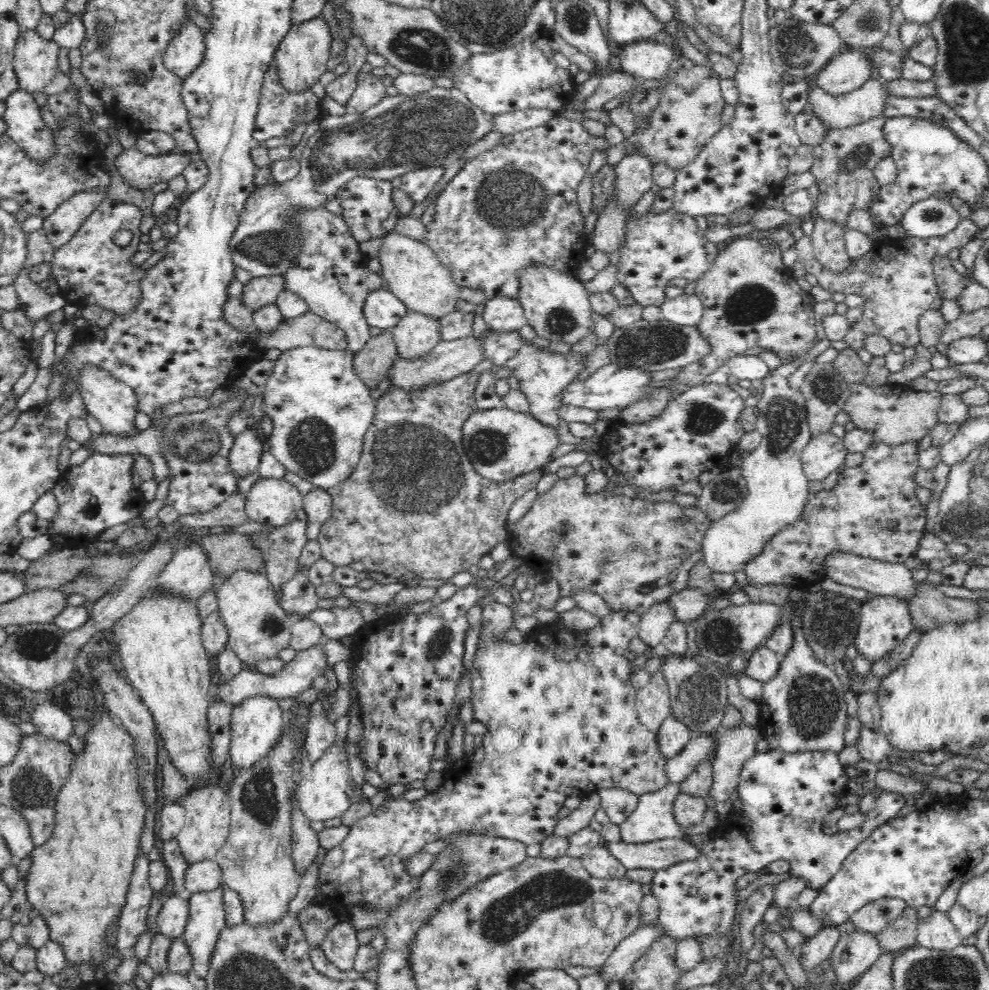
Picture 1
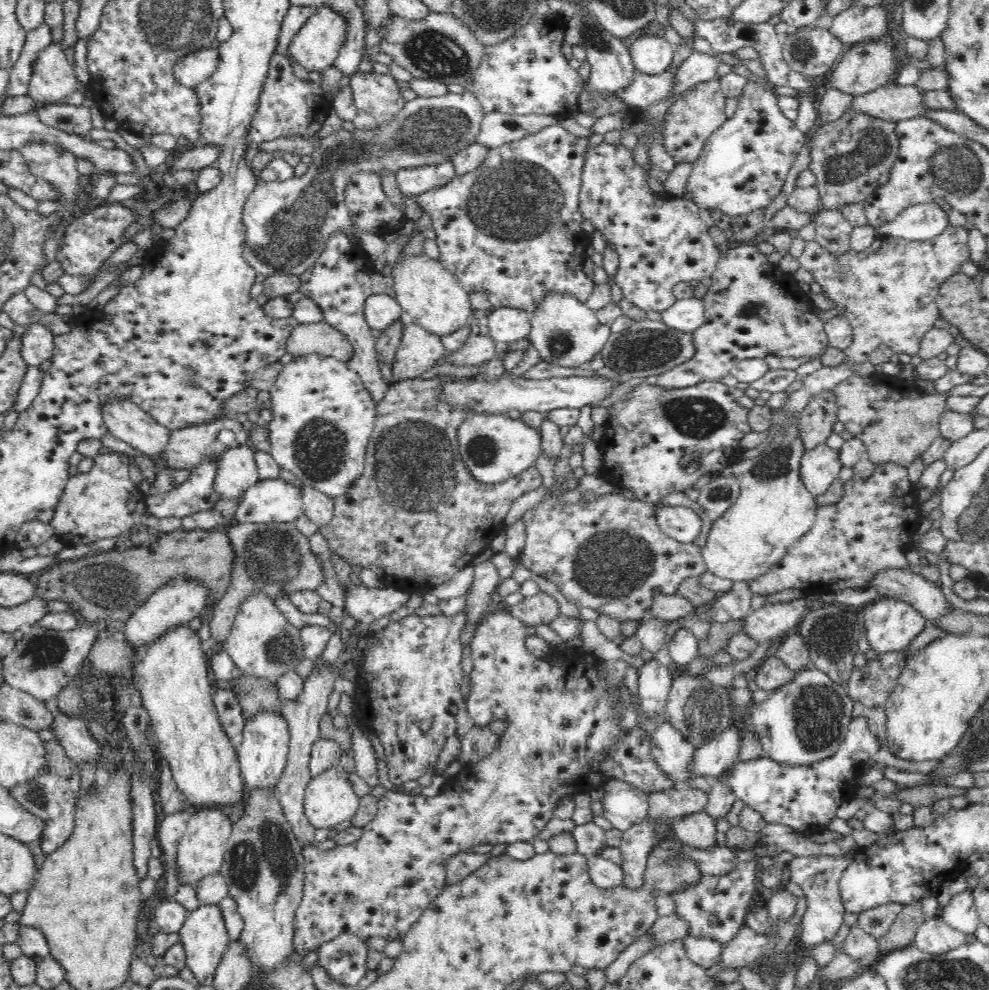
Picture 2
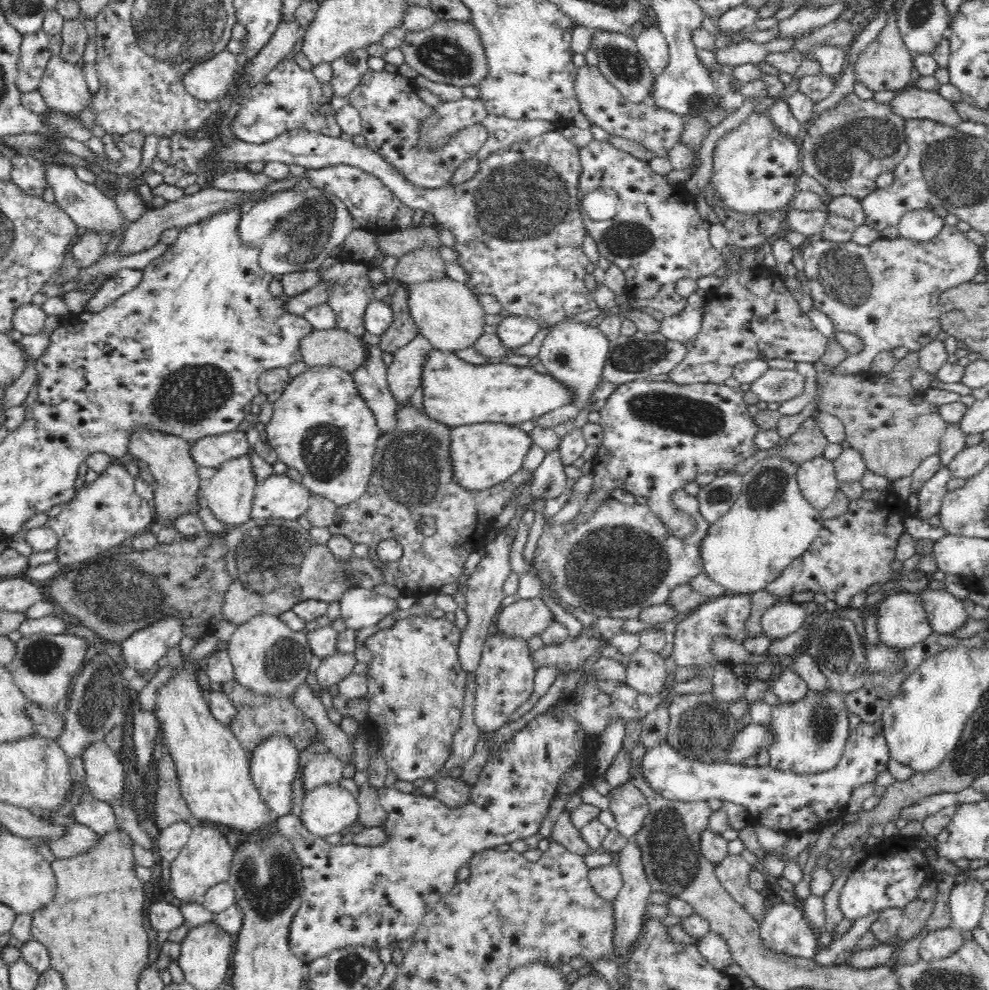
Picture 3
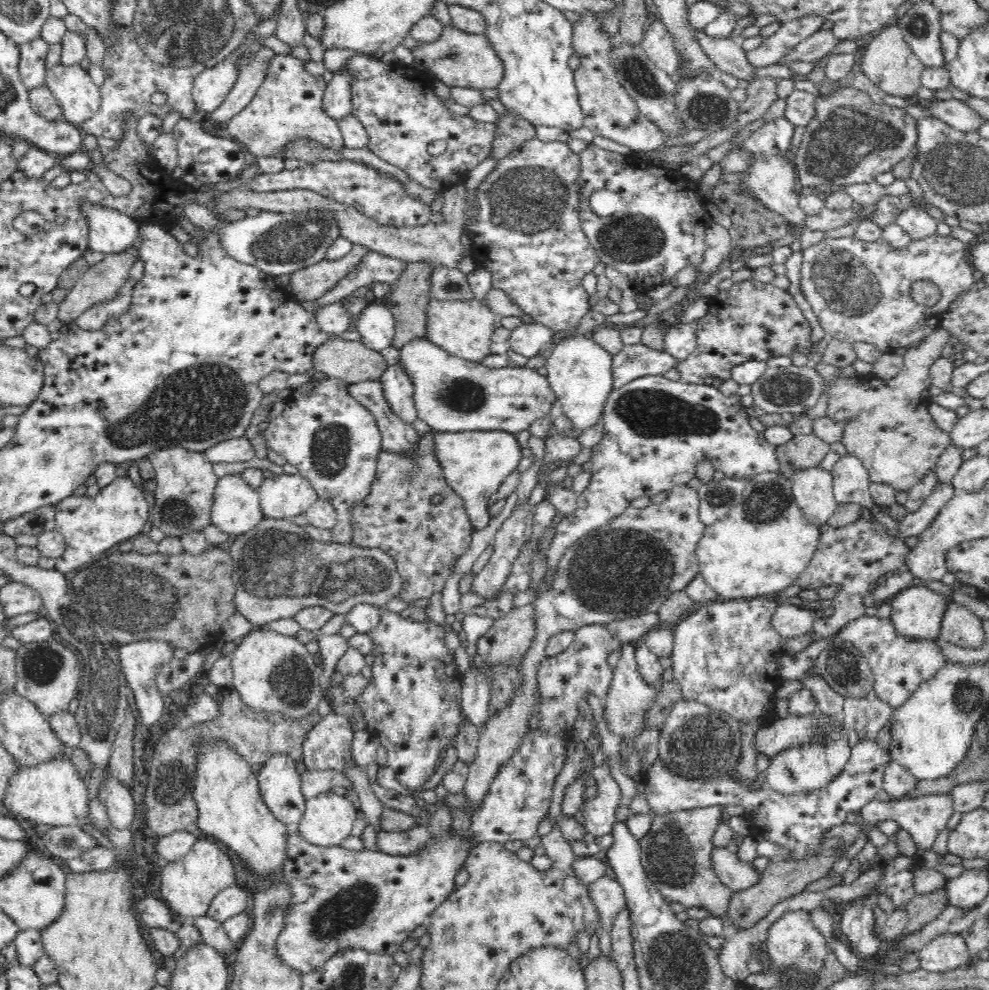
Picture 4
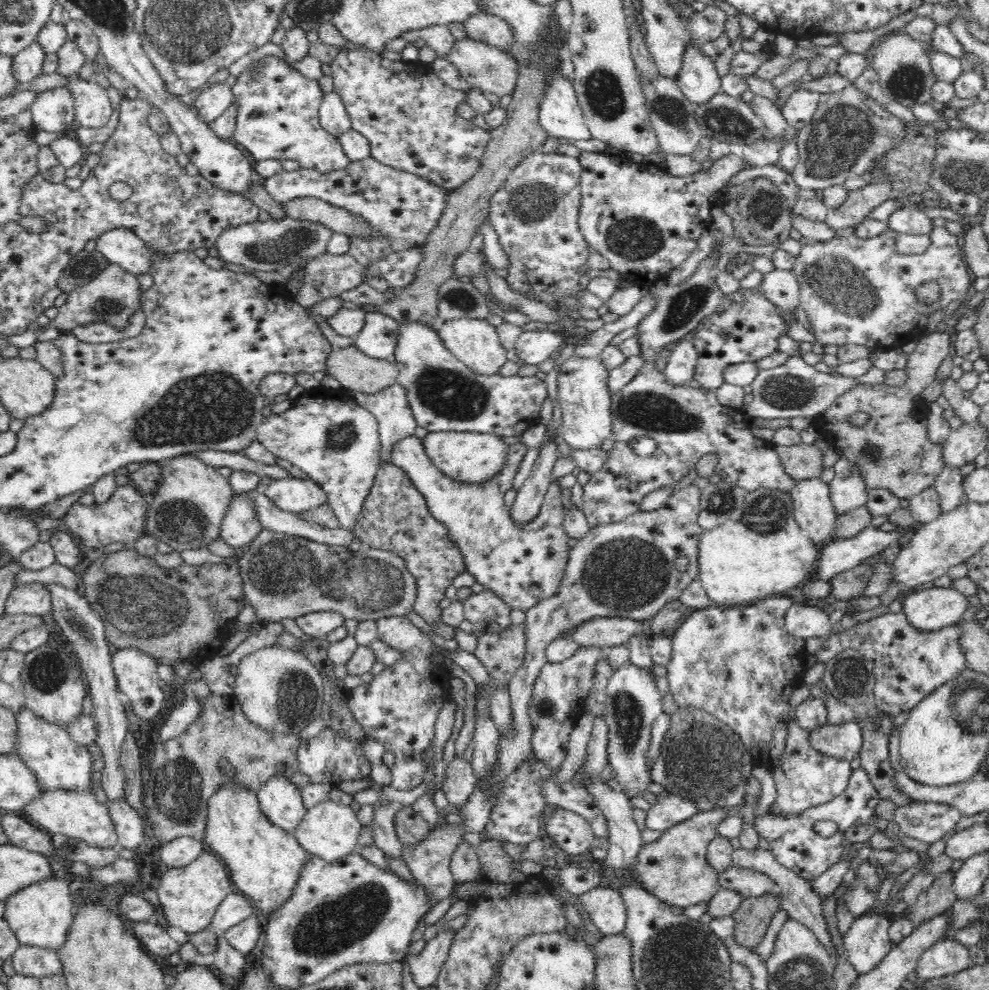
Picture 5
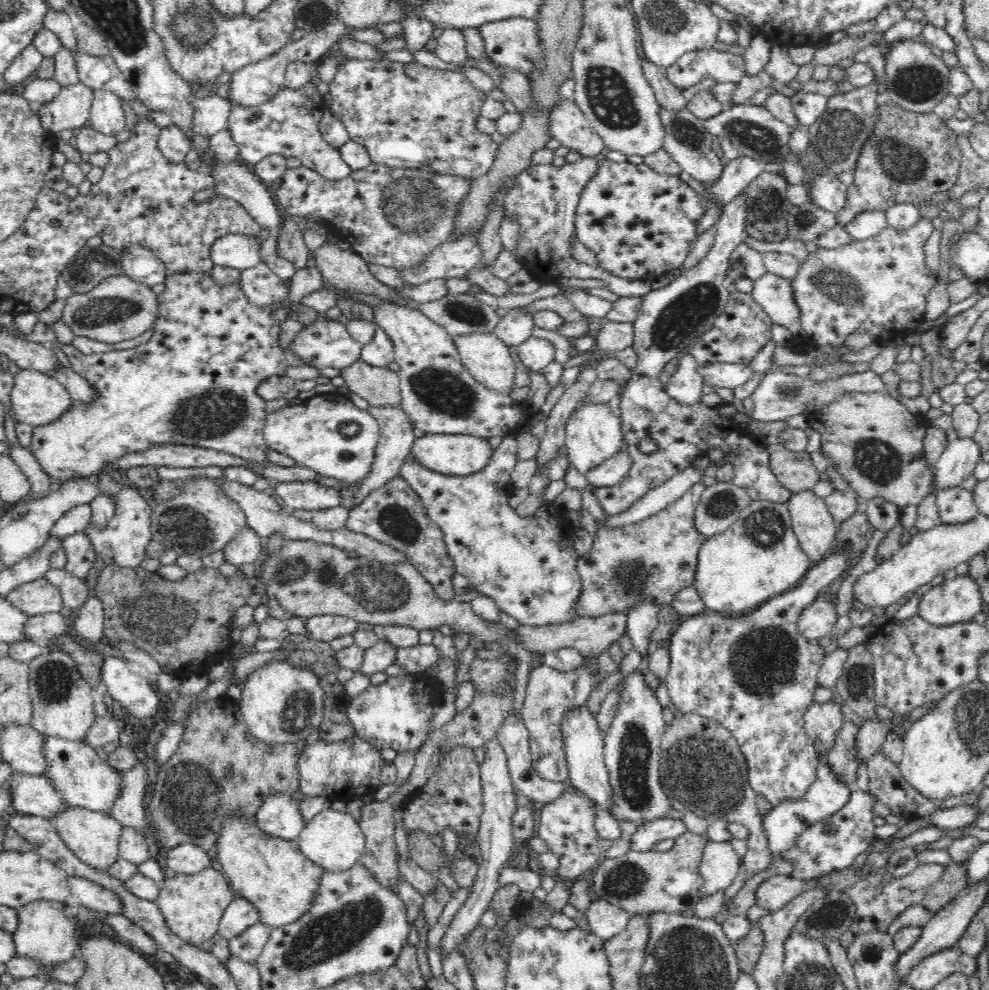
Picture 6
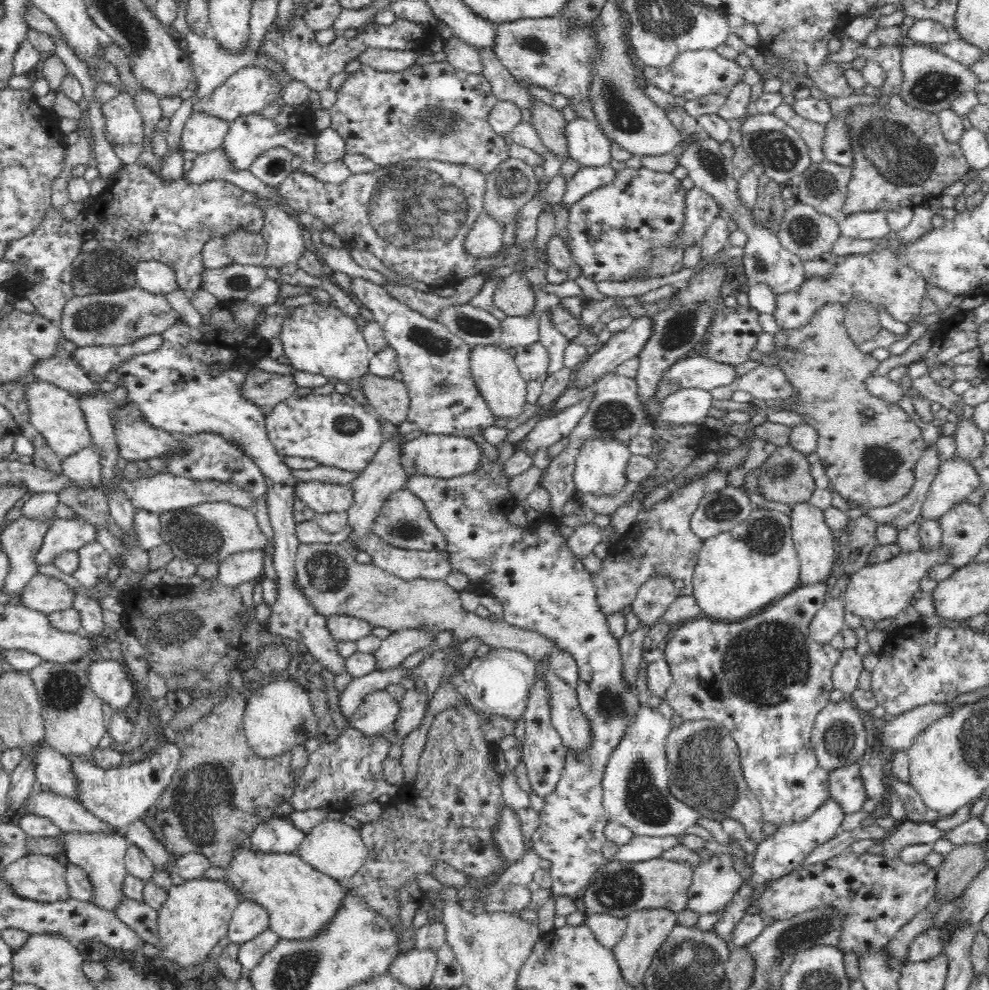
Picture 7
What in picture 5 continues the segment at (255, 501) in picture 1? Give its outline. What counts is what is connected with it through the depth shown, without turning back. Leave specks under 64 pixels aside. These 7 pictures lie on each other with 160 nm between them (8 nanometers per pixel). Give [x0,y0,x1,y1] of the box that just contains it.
[262,478,328,513]

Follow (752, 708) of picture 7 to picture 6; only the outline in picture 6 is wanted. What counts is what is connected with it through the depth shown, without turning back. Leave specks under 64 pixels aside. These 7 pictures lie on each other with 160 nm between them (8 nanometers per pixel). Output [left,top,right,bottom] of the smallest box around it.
[665,549,852,807]

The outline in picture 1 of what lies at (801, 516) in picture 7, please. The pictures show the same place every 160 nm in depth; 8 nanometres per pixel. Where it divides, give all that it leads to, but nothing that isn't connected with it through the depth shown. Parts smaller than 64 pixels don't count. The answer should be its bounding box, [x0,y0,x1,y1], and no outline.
[801,431,846,482]

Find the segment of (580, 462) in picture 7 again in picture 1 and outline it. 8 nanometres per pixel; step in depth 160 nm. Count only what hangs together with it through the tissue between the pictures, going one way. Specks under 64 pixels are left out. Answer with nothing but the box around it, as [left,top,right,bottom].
[519,266,595,347]

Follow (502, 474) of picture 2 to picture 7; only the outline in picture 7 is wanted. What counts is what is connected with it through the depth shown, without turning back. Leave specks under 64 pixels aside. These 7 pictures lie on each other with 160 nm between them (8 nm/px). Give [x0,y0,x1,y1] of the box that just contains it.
[401,433,483,478]

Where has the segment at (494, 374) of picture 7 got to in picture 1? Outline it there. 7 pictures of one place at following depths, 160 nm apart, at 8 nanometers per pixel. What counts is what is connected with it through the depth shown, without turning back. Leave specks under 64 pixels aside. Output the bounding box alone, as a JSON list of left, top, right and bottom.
[378,229,460,320]

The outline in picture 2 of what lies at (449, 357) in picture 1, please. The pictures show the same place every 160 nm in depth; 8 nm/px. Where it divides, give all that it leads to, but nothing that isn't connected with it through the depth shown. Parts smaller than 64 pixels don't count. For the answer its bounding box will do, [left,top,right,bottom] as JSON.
[446,335,496,366]

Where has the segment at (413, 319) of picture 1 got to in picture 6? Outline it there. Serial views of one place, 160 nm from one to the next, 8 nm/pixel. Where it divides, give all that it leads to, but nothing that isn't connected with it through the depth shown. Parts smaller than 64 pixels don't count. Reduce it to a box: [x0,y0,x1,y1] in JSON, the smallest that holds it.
[349,405,416,509]

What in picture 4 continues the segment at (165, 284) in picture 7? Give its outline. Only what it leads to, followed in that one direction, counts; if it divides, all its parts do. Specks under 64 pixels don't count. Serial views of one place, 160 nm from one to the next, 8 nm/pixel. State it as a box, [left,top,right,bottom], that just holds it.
[82,204,139,255]

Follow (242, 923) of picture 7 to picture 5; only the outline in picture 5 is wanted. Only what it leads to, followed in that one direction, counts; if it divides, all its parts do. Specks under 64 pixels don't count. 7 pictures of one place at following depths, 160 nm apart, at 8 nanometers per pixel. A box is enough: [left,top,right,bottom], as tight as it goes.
[211,893,254,935]

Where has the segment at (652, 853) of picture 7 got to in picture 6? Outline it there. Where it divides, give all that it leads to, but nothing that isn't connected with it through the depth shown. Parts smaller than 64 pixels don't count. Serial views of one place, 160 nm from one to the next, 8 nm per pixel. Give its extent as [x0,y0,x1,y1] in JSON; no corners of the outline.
[631,819,687,852]

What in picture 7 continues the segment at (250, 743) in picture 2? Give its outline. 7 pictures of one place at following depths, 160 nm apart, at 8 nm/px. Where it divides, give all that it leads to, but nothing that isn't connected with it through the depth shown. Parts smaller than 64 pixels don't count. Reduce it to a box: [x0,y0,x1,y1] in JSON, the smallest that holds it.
[249,816,307,854]

